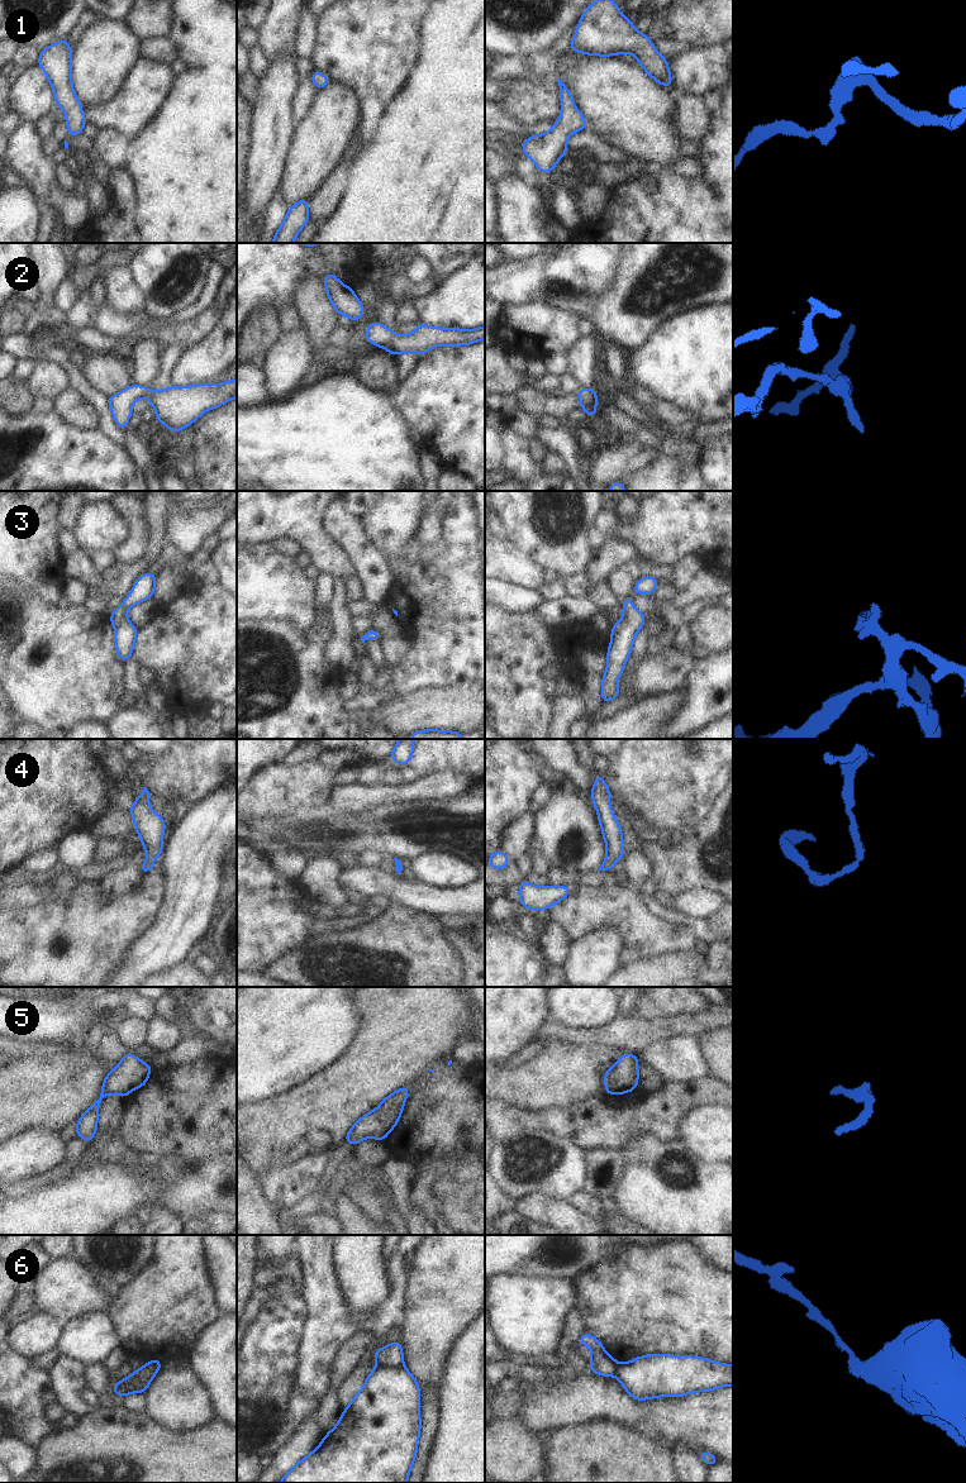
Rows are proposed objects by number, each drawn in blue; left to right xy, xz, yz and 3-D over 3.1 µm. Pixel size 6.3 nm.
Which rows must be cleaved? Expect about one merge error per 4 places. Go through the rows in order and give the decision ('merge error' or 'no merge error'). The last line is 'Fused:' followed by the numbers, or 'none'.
1: no merge error
2: no merge error
3: no merge error
4: no merge error
5: no merge error
6: merge error
Fused: 6

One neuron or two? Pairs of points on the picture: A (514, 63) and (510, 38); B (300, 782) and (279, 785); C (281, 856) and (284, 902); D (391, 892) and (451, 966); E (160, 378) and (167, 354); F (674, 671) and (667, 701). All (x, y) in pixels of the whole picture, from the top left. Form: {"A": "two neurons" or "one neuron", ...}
{"A": "two neurons", "B": "one neuron", "C": "two neurons", "D": "two neurons", "E": "one neuron", "F": "two neurons"}

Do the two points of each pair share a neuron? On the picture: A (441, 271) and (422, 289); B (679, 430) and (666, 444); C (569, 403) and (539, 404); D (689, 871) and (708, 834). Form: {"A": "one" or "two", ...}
{"A": "two", "B": "two", "C": "one", "D": "one"}

